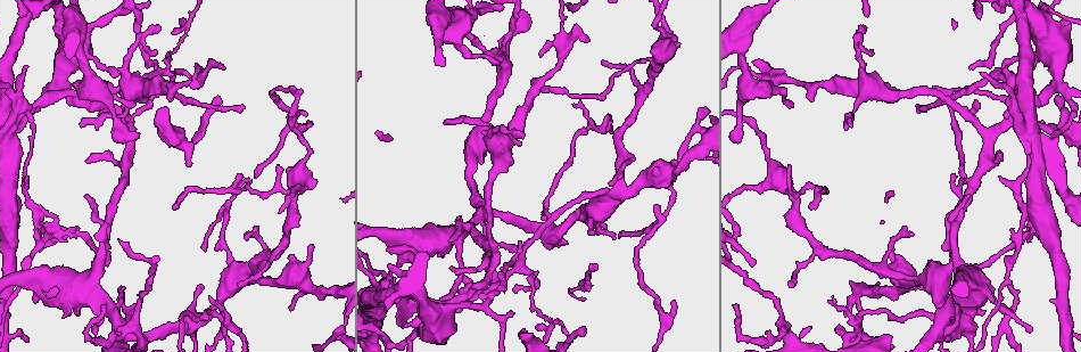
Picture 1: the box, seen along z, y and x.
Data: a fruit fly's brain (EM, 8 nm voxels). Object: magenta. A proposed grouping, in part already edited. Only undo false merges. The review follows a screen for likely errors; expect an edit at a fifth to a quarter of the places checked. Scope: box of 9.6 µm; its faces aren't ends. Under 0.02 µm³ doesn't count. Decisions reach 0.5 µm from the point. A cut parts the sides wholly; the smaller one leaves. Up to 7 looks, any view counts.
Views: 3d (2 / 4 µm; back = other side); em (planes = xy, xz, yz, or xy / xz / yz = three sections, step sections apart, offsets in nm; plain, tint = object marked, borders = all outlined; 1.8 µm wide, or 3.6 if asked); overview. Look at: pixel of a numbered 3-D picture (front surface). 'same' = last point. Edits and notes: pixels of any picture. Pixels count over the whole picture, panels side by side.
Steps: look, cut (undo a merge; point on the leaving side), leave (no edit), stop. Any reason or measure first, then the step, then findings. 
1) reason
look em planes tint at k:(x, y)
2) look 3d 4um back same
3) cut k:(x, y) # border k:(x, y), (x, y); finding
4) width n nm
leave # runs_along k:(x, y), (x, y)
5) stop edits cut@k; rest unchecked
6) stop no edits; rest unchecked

four or more arms meet
look em planes tint at 1:(190, 324)

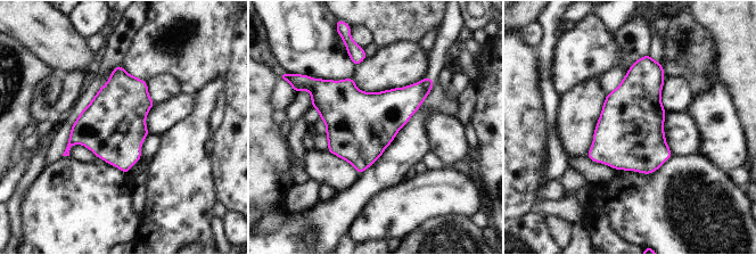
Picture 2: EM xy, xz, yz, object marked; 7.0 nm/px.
leave # one neuron here

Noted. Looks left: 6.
sudden change in width
look 3d 4um back at 1:(92, 276)

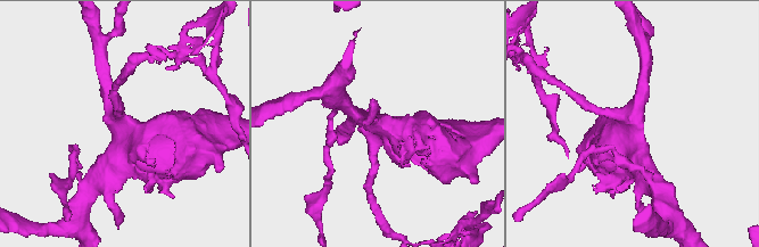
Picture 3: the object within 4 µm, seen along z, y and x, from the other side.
now the EM
look em xz step 16 plain at 3:(637, 129)

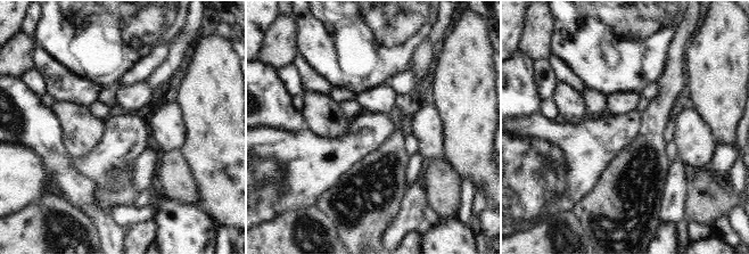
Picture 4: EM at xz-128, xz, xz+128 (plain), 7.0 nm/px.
look em xz step 16 borders same

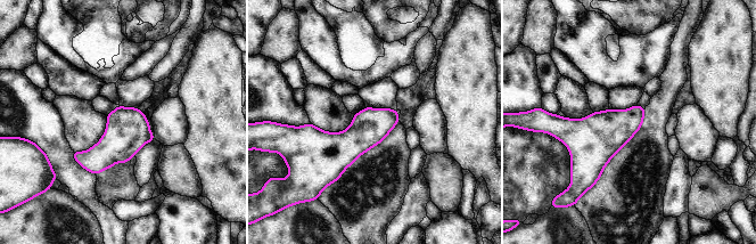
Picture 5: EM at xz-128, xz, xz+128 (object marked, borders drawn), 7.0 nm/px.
width 260 nm
leave # all the same neuron

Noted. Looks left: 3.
look 3d 4um at 1:(864, 92)

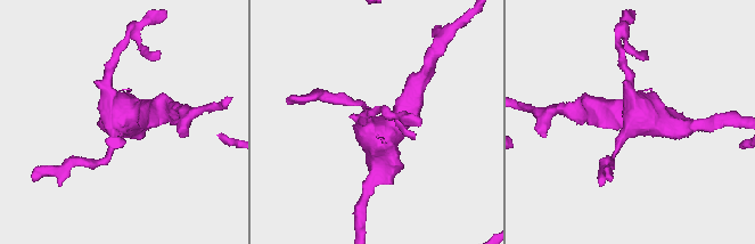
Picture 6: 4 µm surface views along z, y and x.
arms 4; now the EM
look em xy step 8 tint at 6:(113, 118)

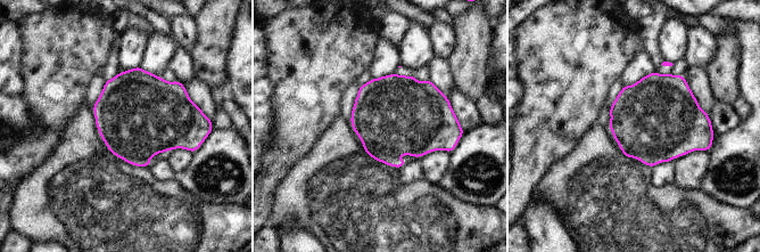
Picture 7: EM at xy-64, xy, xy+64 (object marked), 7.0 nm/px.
leave # all the same neuron

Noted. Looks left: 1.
stop no edits; rest unchecked

